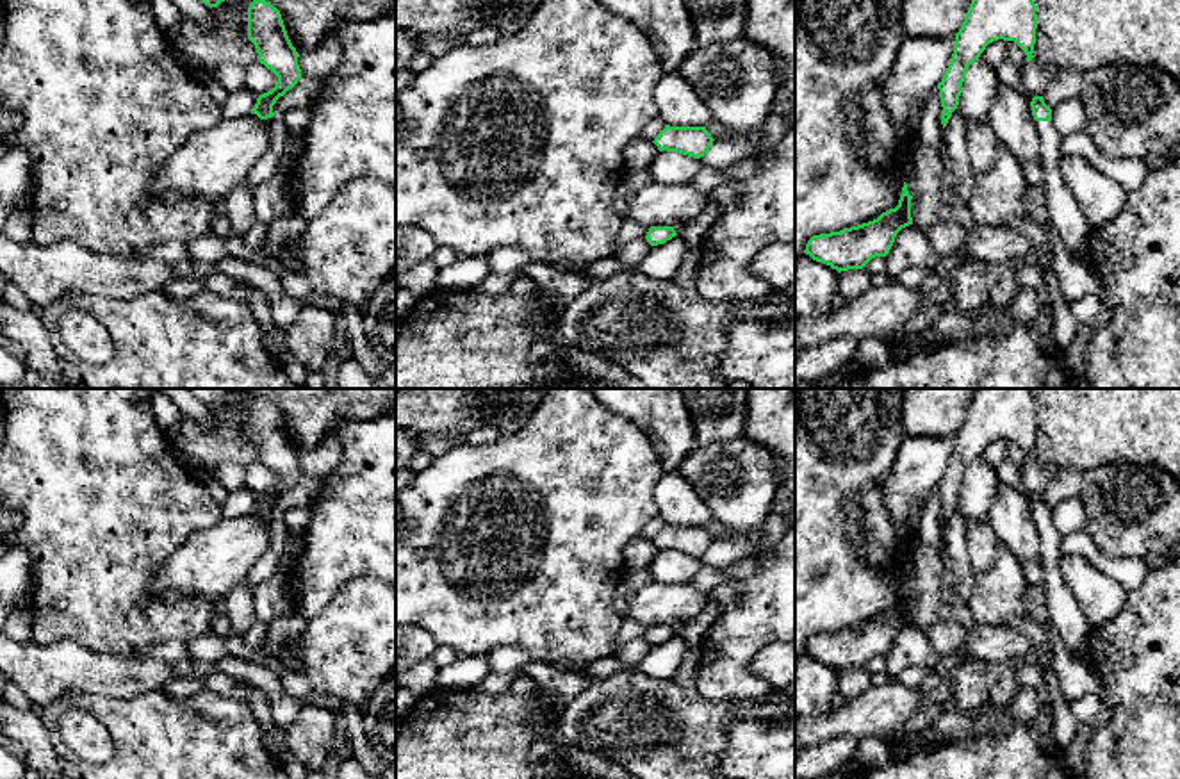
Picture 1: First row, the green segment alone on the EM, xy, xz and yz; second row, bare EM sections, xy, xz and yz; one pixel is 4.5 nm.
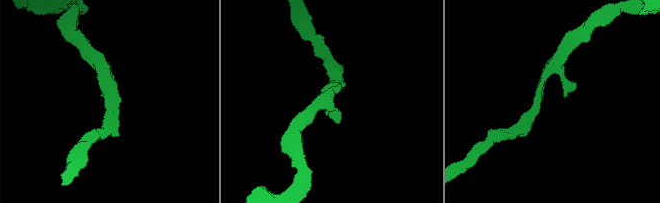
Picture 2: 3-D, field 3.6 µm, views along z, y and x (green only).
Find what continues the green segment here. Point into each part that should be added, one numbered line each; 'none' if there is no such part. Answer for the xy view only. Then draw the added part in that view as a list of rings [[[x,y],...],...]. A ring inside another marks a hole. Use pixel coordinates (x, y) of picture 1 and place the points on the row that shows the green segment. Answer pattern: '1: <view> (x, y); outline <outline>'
none

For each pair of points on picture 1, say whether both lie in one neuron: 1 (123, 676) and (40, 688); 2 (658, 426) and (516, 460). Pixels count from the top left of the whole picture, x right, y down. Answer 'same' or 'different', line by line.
1: same
2: different

